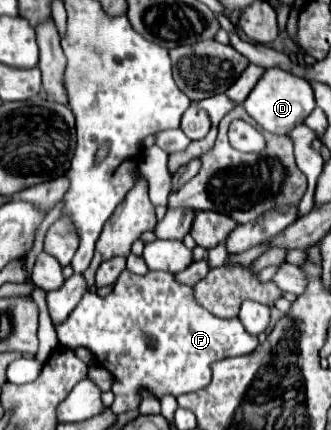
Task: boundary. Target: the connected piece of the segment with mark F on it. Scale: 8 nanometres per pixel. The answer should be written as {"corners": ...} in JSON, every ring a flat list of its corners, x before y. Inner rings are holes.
{"corners":[[125,269,117,278,111,294,101,298,95,292,85,292,75,310,61,324,57,324,55,330,61,346,73,350,79,346,89,348,95,354,97,364,107,368,115,376,115,402,111,406,115,414,137,408,141,388,147,388,157,398,161,398,163,394,179,396,185,392,195,392,209,384,209,366,213,362,229,356,249,354,259,344,257,336,249,334,237,318,217,318,211,316,207,310,199,308,193,300,193,288,179,284,175,274,171,272,147,272,145,276,137,276]]}

